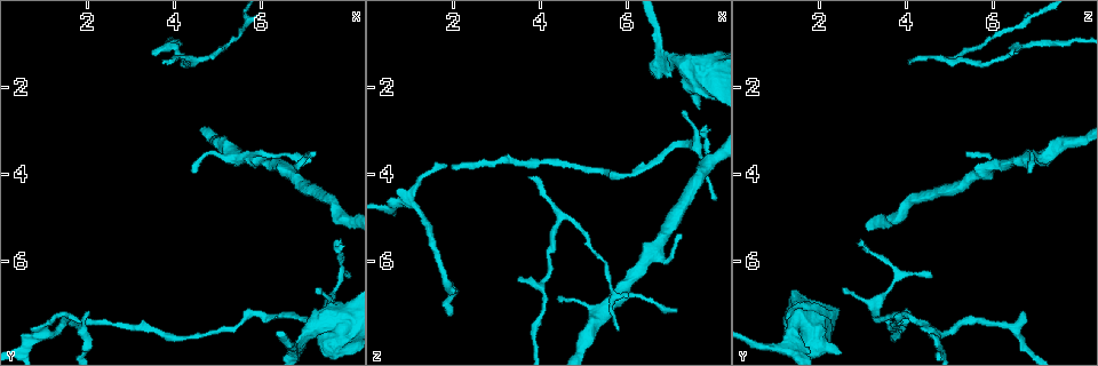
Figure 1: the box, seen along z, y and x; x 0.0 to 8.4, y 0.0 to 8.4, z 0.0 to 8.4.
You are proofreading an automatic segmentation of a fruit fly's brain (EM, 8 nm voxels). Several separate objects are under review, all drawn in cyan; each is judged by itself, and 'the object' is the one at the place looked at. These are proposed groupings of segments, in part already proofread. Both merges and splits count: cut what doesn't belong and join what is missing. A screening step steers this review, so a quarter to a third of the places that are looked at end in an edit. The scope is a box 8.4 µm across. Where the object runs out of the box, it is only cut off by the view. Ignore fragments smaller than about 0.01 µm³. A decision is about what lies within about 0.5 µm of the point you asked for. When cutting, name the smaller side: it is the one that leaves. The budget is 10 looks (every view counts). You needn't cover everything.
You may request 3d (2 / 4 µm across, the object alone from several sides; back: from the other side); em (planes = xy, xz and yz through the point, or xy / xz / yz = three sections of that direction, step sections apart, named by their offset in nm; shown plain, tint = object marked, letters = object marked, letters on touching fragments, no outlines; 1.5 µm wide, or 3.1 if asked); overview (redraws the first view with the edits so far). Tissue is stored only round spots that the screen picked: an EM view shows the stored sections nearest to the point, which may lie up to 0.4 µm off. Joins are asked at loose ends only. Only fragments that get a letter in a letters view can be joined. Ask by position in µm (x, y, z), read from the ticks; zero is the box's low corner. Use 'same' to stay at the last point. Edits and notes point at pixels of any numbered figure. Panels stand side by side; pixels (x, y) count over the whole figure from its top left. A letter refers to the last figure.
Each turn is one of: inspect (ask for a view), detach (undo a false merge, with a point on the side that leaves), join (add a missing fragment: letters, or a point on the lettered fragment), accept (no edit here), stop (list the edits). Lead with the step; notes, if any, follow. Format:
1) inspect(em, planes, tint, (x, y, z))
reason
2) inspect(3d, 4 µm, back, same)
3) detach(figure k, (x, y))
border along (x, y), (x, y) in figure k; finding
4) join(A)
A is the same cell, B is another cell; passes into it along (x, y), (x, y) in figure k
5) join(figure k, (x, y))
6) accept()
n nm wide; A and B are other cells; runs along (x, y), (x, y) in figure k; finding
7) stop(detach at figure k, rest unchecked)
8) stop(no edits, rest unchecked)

inspect(3d, 2 µm, (7.25, 3.45, 5.40))
tapers out

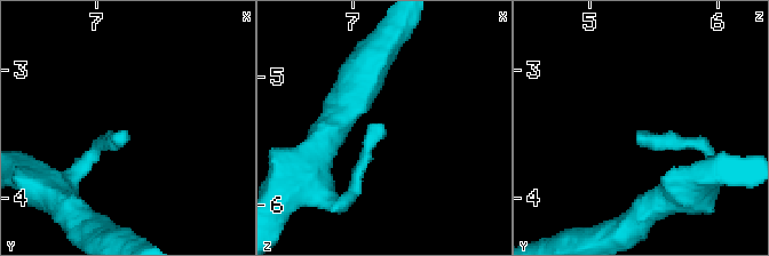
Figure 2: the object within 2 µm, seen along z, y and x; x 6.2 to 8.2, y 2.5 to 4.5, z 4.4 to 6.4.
inspect(em, planes, tint, (7.20, 3.46, 5.36))
now the EM

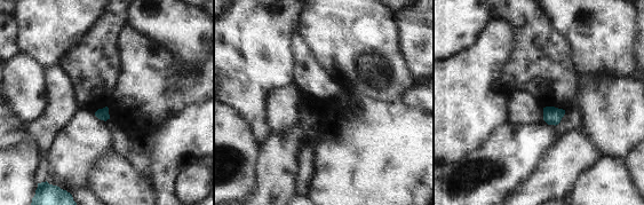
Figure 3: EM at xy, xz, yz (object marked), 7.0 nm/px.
inspect(em, planes, letters, same)
see the neighbours

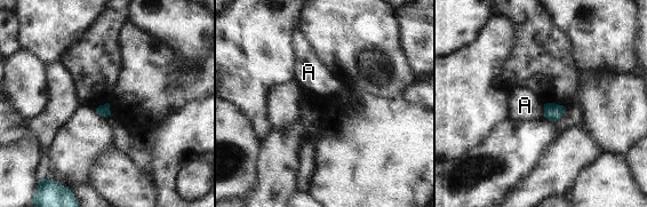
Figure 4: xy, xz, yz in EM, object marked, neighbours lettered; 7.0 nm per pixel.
accept()
80 nm wide; A is another cell; none of them fits

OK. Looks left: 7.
inspect(3d, 2 µm, (3.75, 1.35, 4.05))
tapers out

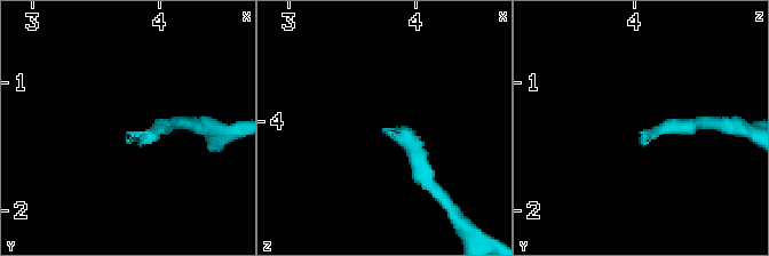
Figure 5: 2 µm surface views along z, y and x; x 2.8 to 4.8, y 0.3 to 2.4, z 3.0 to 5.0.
inspect(em, xy, step 8, tint, (3.78, 1.42, 4.10))
need the tissue

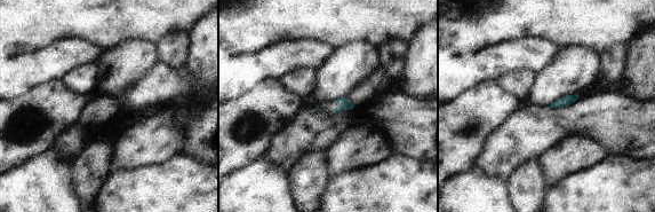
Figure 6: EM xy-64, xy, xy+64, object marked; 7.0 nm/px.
inspect(em, planes, letters, same)
cut it another way

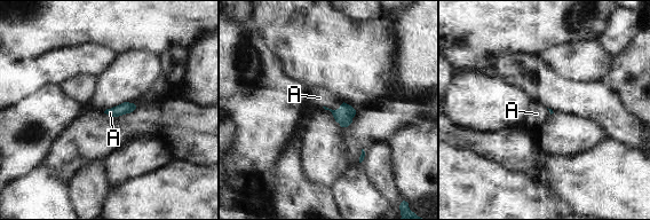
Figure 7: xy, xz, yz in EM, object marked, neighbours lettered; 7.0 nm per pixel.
join(A)
A touches over 160 nm; A is the same cell; passes into it along (345, 114), (331, 109), (319, 97) in figure 7; the neuron continues

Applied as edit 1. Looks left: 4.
inspect(overview)
see it whole again

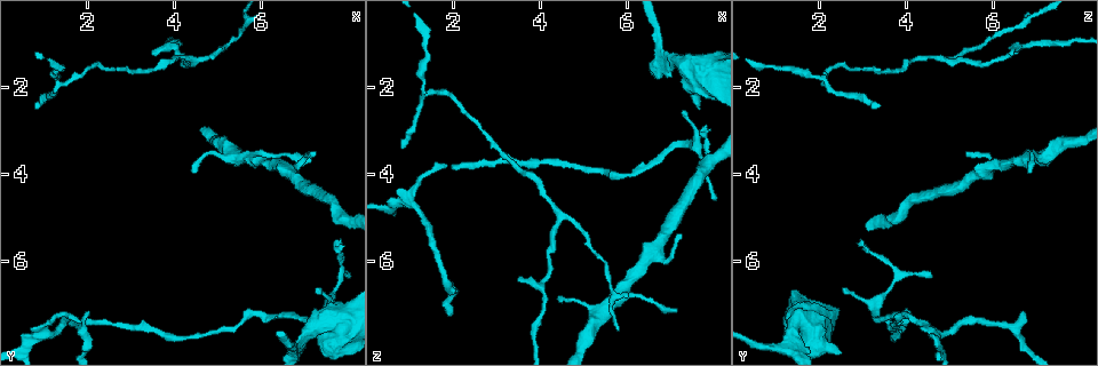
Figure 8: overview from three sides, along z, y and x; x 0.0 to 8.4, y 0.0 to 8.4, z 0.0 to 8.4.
inspect(em, planes, plain, (7.30, 6.60, 2.55))

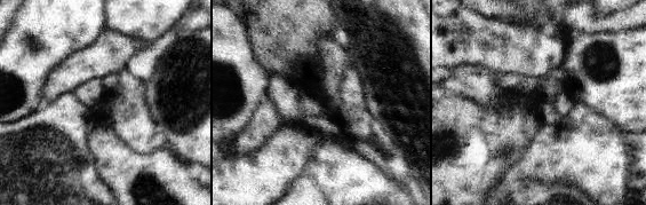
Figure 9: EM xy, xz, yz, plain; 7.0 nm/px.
inspect(em, planes, letters, same)

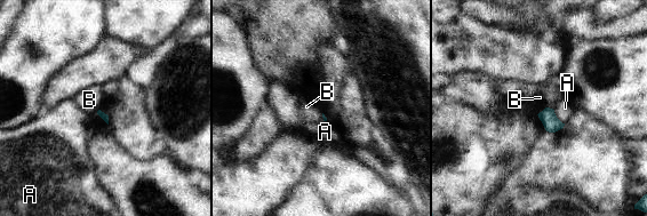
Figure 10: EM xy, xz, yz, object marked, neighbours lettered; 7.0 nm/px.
accept()
A touches over 140 nm; A and B are other cells; border along (546, 106), (552, 109) in figure 10; no lettered fragment goes on from it

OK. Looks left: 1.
stop(join at figure 7, rest unchecked)

